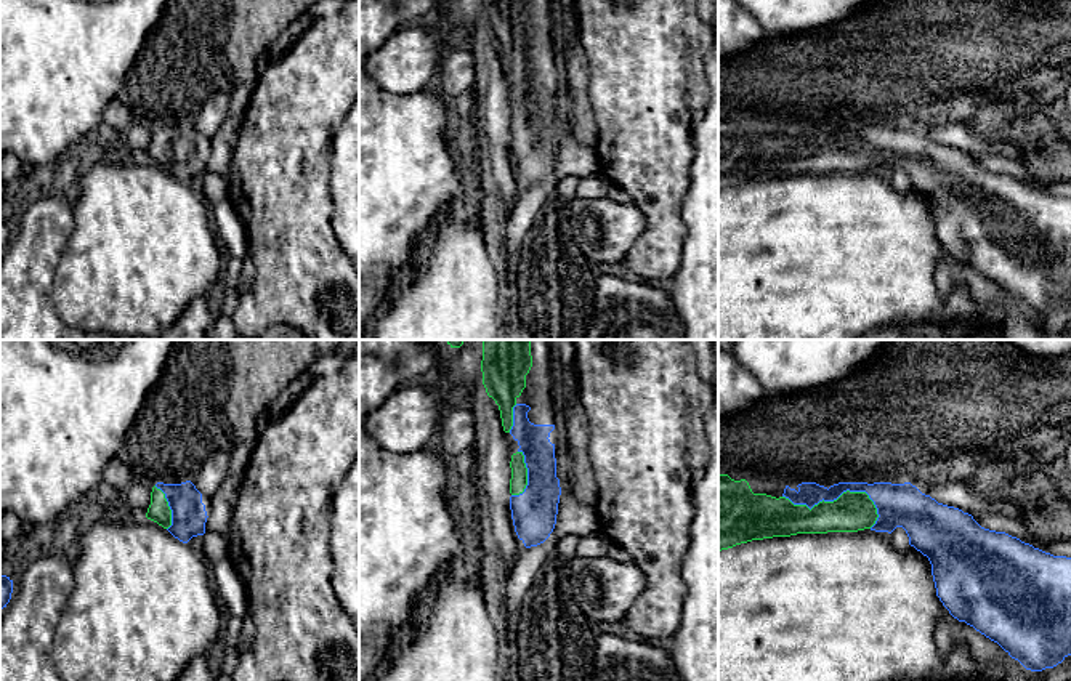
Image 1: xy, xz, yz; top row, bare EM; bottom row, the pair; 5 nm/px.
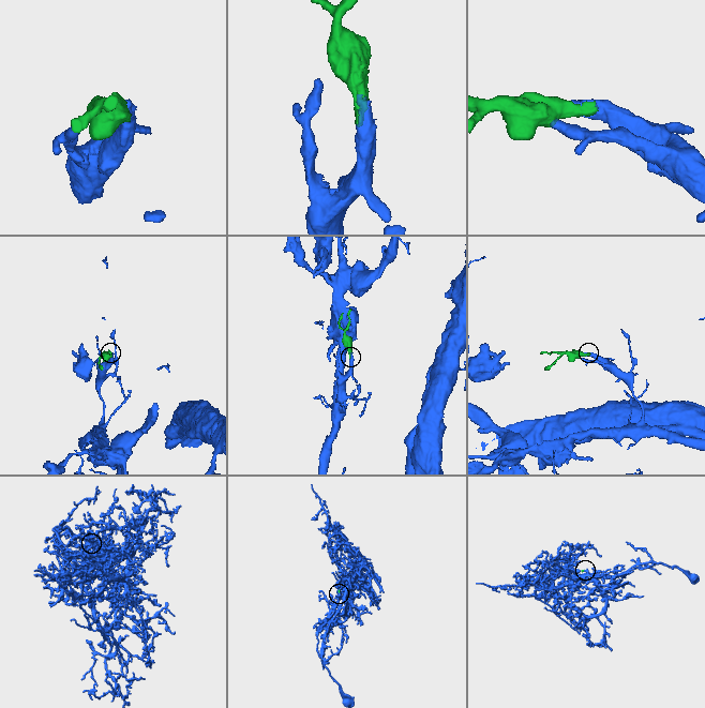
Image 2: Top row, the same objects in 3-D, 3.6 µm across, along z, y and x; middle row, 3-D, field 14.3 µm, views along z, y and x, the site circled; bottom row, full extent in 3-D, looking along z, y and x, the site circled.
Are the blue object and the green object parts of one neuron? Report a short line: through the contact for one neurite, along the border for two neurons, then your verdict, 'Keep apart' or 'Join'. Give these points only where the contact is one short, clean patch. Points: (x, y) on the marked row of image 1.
Join

